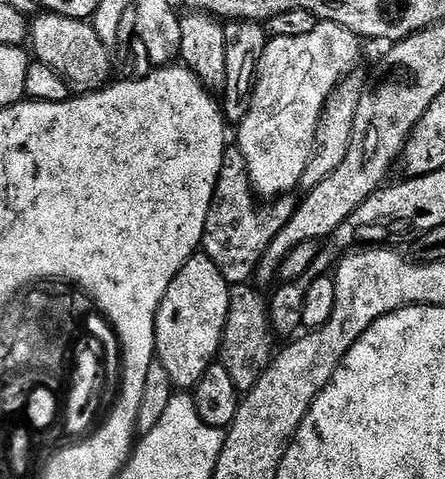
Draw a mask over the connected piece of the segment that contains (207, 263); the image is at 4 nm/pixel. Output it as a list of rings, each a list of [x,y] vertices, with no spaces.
[[[193,255],[168,287],[156,313],[156,356],[176,384],[195,385],[208,371],[222,348],[224,327],[232,297],[230,285],[208,256]]]

